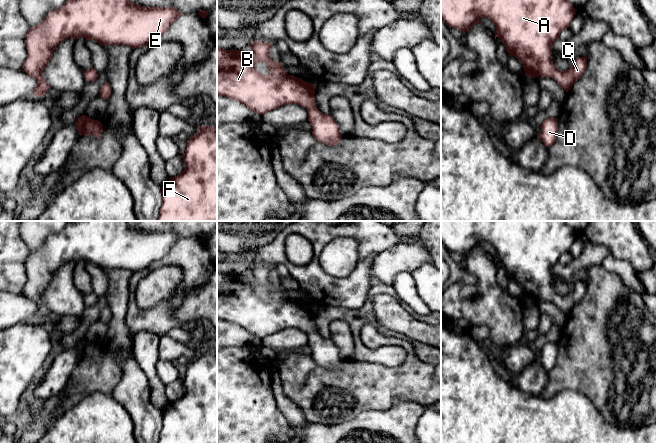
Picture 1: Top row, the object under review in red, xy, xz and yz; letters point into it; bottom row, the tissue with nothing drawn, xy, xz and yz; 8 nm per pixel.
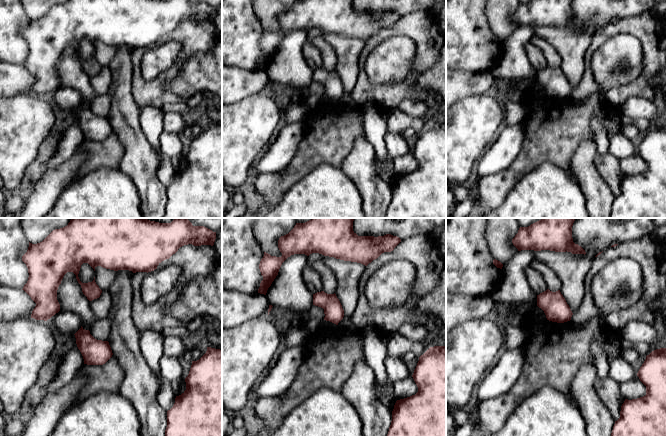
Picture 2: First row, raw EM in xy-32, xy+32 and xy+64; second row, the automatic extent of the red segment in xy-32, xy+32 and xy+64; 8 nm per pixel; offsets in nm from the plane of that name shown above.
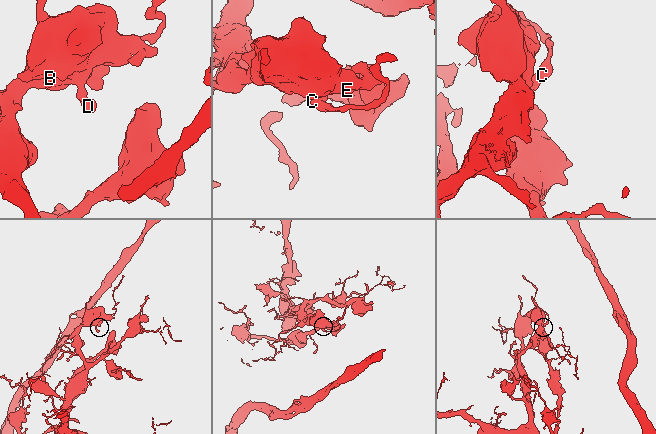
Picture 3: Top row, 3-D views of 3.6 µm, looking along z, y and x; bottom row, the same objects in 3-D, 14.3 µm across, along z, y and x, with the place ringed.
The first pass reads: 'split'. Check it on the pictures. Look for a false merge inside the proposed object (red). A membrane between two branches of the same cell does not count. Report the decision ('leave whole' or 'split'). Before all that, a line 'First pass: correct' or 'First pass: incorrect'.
First pass: incorrect
leave whole

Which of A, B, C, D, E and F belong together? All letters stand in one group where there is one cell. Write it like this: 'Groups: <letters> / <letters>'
Groups: A B C D E F

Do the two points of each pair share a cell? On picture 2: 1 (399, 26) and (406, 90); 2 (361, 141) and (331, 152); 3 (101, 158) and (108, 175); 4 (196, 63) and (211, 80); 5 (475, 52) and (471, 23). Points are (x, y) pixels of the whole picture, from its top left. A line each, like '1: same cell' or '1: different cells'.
1: same cell
2: different cells
3: different cells
4: same cell
5: same cell

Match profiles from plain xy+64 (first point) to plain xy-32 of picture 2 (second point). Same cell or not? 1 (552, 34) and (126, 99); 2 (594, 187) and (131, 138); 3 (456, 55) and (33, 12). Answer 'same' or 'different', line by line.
1: same
2: same
3: different

